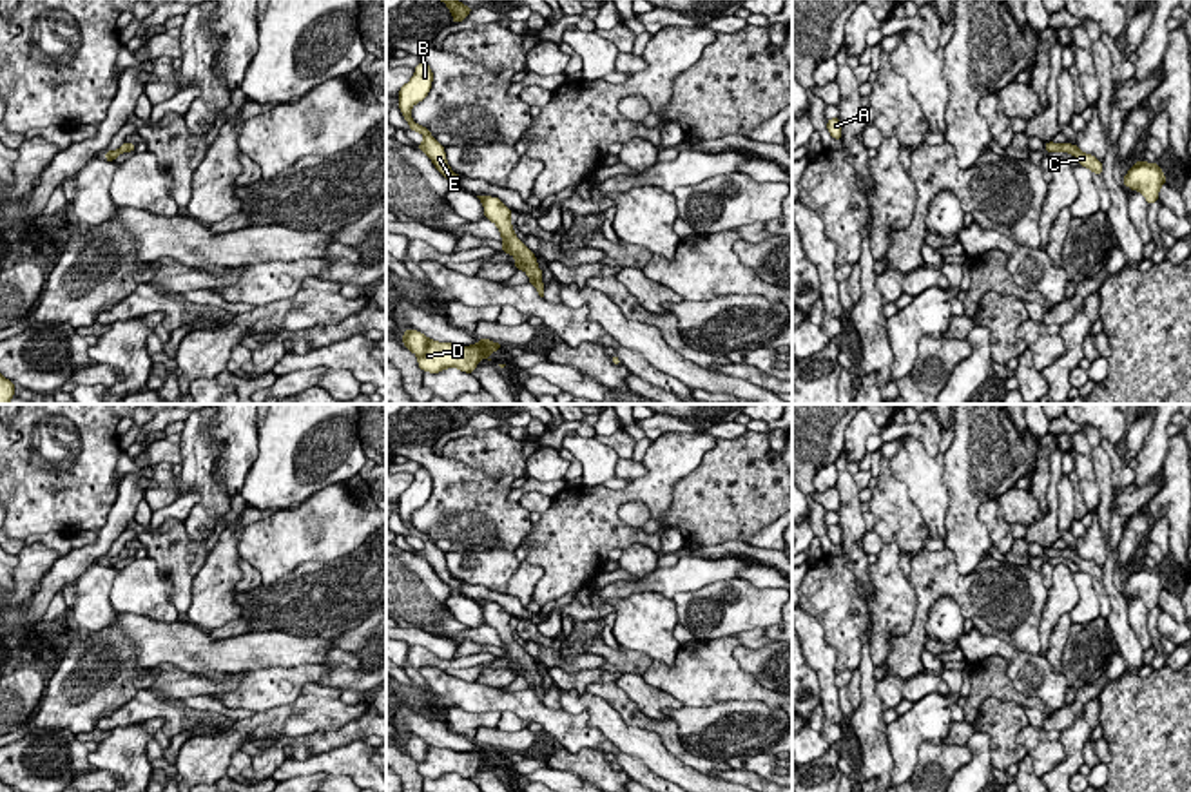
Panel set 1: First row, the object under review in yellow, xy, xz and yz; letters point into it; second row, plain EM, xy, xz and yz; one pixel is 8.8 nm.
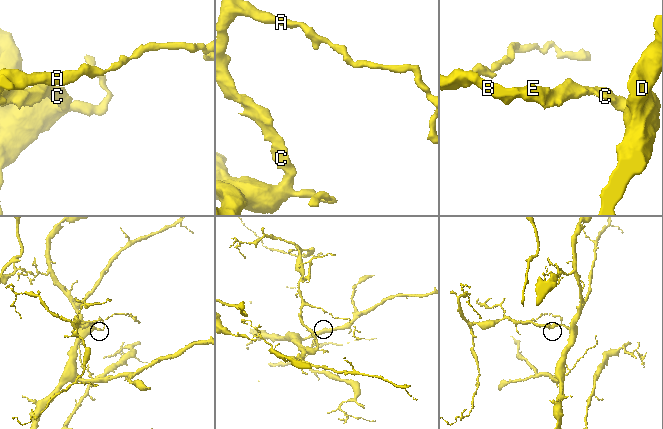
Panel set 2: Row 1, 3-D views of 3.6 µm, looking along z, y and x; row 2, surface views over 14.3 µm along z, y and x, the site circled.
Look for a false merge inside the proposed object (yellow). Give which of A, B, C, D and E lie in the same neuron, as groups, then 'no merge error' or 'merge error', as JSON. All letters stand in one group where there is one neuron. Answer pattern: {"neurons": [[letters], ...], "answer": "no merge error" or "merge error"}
{"neurons": [["A", "B", "C", "D", "E"]], "answer": "no merge error"}

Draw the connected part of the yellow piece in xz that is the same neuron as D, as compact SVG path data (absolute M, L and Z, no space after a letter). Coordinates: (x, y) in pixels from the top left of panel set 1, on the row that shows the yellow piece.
M406 328L402 339L404 346L417 355L419 368L422 372L439 373L446 368L459 368L460 372L475 372L480 359L502 348L502 344L489 339L479 339L471 346L455 346L451 343L439 343L428 339L417 330Z

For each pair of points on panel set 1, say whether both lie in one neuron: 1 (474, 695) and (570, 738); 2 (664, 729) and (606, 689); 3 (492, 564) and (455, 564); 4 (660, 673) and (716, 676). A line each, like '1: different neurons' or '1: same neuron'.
1: same neuron
2: same neuron
3: same neuron
4: same neuron

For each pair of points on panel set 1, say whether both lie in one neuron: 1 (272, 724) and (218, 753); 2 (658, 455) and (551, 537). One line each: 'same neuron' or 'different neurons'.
1: same neuron
2: same neuron

